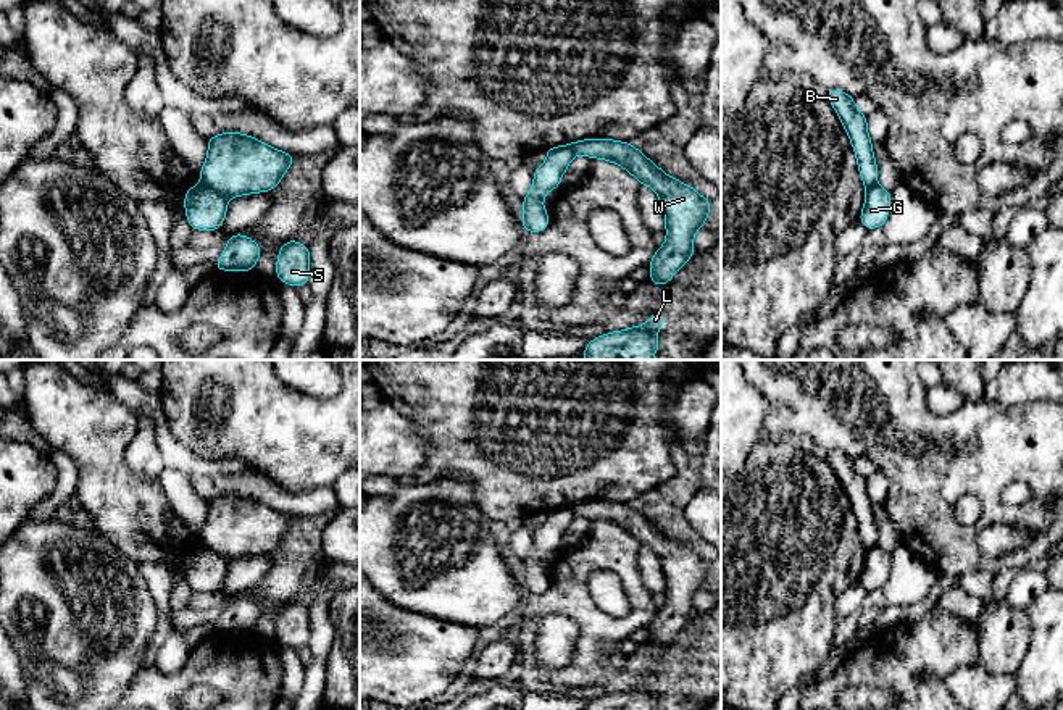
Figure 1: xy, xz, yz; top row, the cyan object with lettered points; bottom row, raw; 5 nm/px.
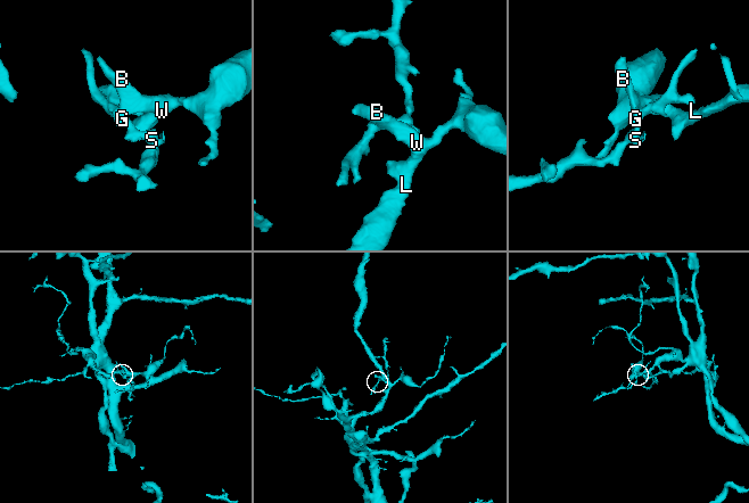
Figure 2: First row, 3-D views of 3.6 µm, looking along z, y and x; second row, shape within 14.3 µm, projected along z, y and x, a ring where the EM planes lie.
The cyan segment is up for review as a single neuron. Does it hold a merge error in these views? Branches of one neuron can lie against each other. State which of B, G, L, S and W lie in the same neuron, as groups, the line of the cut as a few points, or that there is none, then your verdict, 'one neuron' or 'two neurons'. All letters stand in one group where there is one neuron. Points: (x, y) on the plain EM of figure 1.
B L W / G S | xy (200, 542), (228, 560) | two neurons

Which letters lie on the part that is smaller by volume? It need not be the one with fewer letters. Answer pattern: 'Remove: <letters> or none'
Remove: G, S

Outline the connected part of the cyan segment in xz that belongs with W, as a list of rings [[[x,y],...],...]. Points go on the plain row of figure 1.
[[[592,499],[576,502],[571,508],[577,516],[619,526],[640,547],[652,549],[658,557],[666,581],[666,602],[647,626],[652,634],[648,644],[668,645],[695,615],[694,597],[705,589],[711,562],[702,558],[692,547],[668,537],[631,503]]]

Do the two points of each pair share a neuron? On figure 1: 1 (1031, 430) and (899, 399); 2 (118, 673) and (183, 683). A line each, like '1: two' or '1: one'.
1: one
2: two

